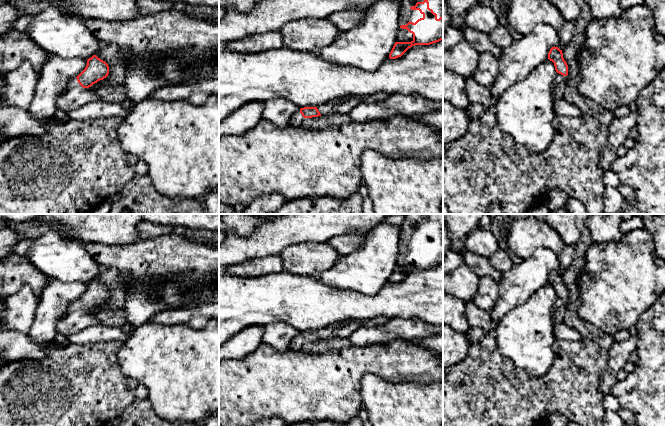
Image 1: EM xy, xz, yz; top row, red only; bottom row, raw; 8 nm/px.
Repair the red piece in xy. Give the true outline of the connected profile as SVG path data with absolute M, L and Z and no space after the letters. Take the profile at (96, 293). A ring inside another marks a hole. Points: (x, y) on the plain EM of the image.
M93 279L87 284L85 293L77 301L70 304L65 317L56 325L57 332L69 337L88 326L99 324L100 320L92 309L102 306L108 298L108 288Z

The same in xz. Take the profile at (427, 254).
M405 214L399 249L390 283L401 281L412 270L443 264L443 214Z

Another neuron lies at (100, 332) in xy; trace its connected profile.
M99 323L70 335L68 339L70 343L78 345L110 340L125 343L130 336L130 334L124 332L123 326L110 326Z

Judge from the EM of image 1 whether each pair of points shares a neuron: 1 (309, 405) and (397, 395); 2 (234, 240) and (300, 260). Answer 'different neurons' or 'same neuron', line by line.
1: different neurons
2: different neurons

